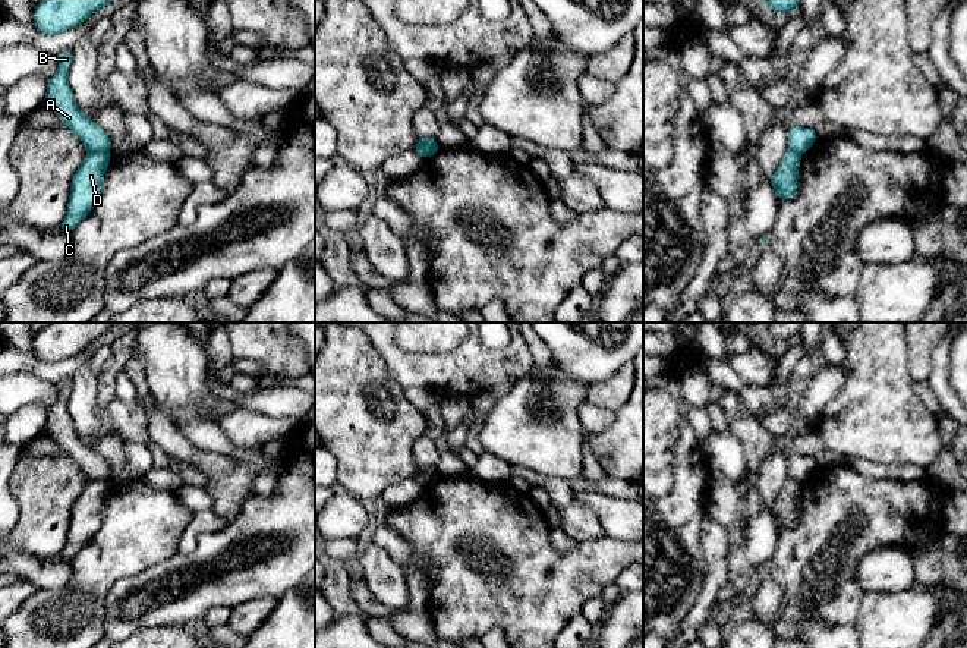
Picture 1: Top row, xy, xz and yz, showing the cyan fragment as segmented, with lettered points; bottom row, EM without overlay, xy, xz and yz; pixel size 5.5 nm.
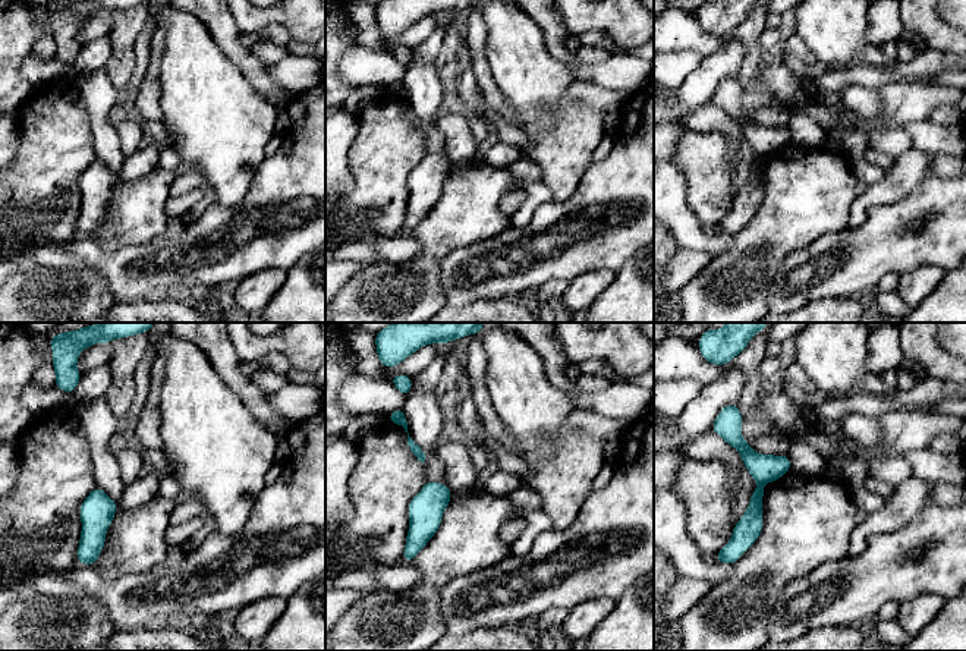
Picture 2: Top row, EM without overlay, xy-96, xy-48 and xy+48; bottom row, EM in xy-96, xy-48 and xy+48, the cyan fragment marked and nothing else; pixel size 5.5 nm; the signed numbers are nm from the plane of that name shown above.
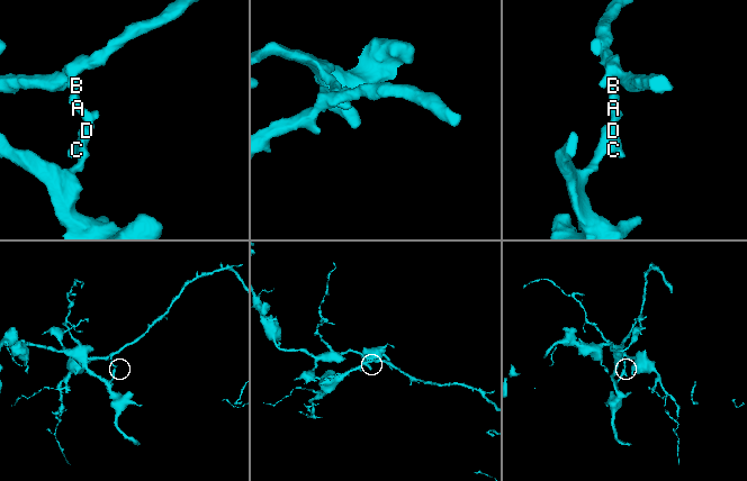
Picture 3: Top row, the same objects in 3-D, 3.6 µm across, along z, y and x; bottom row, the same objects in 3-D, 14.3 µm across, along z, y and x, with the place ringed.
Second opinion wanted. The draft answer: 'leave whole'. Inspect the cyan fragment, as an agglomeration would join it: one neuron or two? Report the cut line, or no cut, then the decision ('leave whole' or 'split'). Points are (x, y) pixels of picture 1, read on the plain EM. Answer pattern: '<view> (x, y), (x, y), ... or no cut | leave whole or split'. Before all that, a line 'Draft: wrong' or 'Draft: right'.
Draft: wrong
xy (88, 478), (104, 478), (109, 481) | split

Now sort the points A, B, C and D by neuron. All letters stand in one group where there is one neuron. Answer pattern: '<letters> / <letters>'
A B / C D

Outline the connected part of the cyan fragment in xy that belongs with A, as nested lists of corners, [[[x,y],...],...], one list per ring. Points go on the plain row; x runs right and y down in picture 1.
[[[64,378],[56,386],[59,389],[59,399],[48,408],[44,431],[57,443],[62,452],[81,466],[88,479],[110,481],[111,469],[107,460],[89,444],[82,443],[75,431],[67,409],[67,400],[72,393],[72,380]]]

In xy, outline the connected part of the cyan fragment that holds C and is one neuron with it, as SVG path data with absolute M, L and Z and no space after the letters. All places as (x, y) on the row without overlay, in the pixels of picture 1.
M88 479L72 506L67 542L60 559L70 562L97 534L103 522L103 507L110 493L110 481Z

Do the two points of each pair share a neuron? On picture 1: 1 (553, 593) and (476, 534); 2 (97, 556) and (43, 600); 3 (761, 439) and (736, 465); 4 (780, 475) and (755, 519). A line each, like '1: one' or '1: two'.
1: one
2: one
3: two
4: two

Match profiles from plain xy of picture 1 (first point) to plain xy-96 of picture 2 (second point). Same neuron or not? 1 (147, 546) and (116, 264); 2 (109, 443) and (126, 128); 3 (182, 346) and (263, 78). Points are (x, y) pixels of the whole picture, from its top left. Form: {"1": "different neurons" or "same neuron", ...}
{"1": "different neurons", "2": "same neuron", "3": "different neurons"}

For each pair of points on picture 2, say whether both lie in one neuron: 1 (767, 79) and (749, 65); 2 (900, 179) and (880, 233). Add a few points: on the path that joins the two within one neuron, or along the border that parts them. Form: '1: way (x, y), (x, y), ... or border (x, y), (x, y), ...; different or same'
1: border (764, 66), (760, 74), (760, 84); different
2: border (919, 182), (903, 198), (872, 206), (864, 223); different

